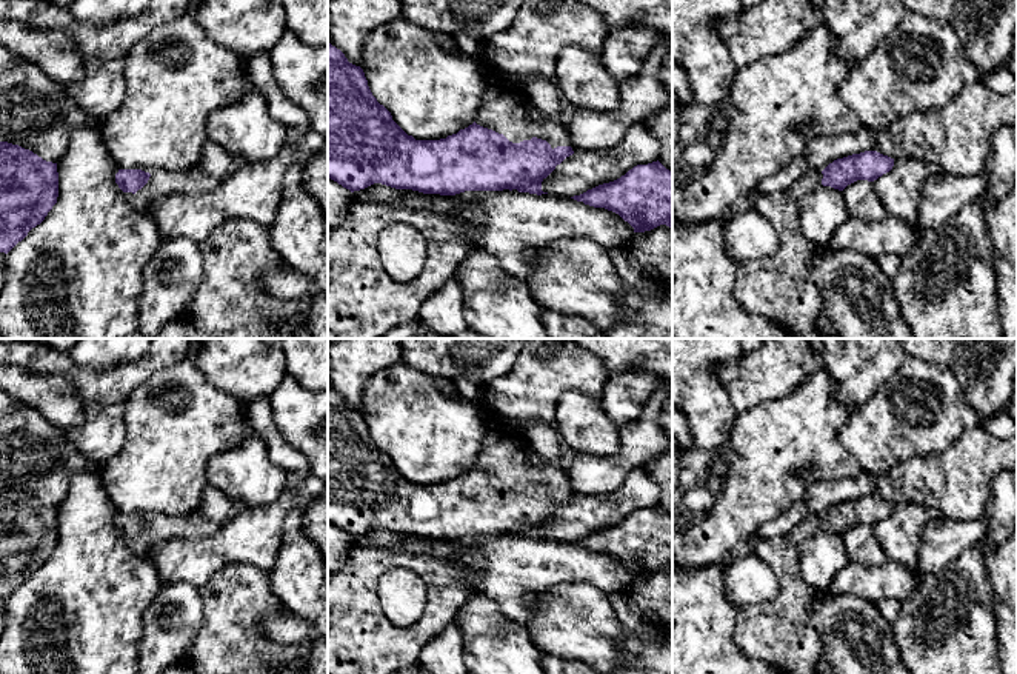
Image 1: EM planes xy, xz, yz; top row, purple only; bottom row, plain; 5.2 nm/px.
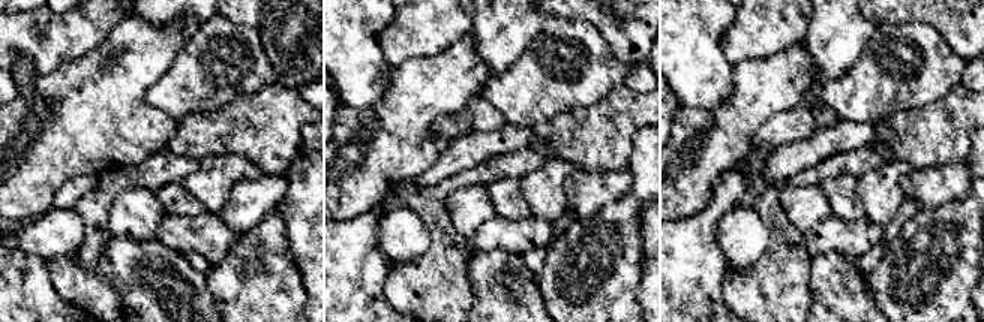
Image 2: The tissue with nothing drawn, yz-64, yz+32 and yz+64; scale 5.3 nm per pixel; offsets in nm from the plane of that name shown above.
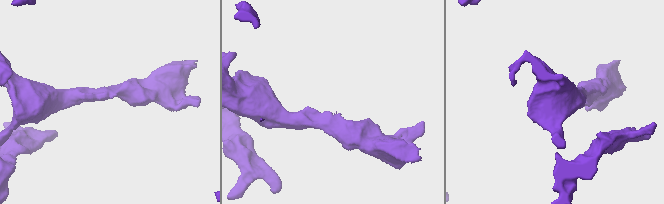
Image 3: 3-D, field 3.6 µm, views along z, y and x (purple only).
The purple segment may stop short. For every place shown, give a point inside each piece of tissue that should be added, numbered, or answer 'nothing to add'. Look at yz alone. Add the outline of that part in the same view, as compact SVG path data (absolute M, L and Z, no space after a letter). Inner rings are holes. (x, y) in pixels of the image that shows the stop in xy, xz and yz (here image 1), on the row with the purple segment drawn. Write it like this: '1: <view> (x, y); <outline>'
1: yz (777, 288); M808 171L789 188L755 195L751 206L774 226L779 251L739 263L735 295L752 315L762 315L794 339L823 339L819 329L822 297L808 272L819 246L802 234L799 200L822 185L820 171Z

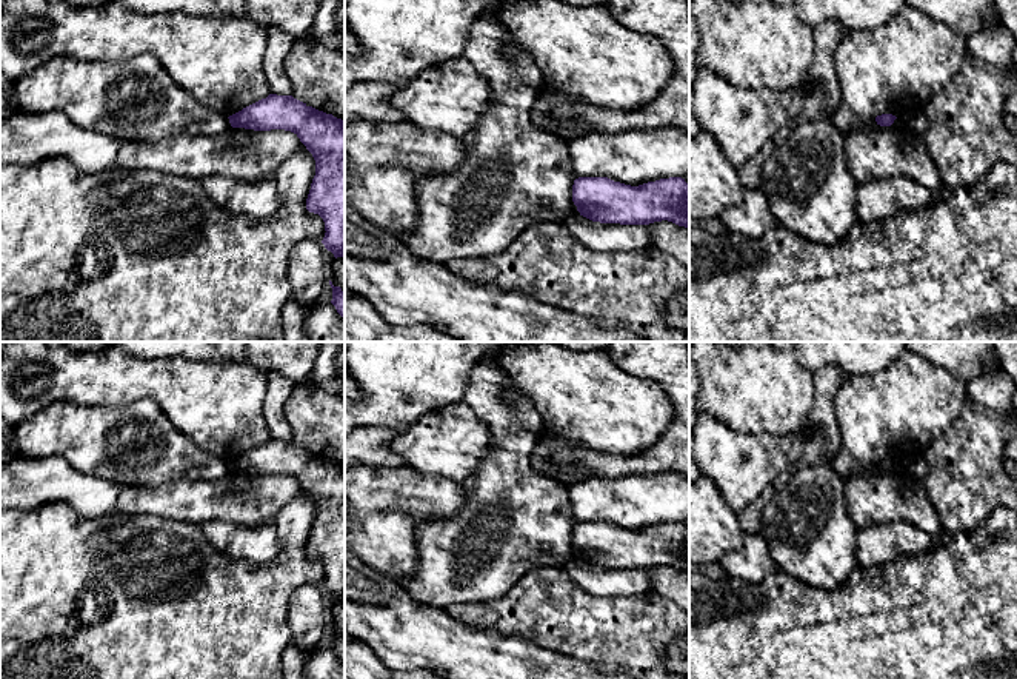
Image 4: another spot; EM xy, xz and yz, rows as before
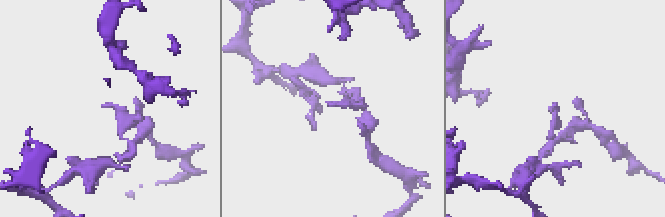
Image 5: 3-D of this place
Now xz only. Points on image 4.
nothing to add

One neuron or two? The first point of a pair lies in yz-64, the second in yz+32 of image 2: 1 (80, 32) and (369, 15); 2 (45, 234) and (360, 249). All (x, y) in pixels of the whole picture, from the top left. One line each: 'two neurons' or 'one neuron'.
1: two neurons
2: two neurons

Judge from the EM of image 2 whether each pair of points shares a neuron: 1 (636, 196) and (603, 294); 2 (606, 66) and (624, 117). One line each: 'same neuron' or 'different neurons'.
1: same neuron
2: different neurons

